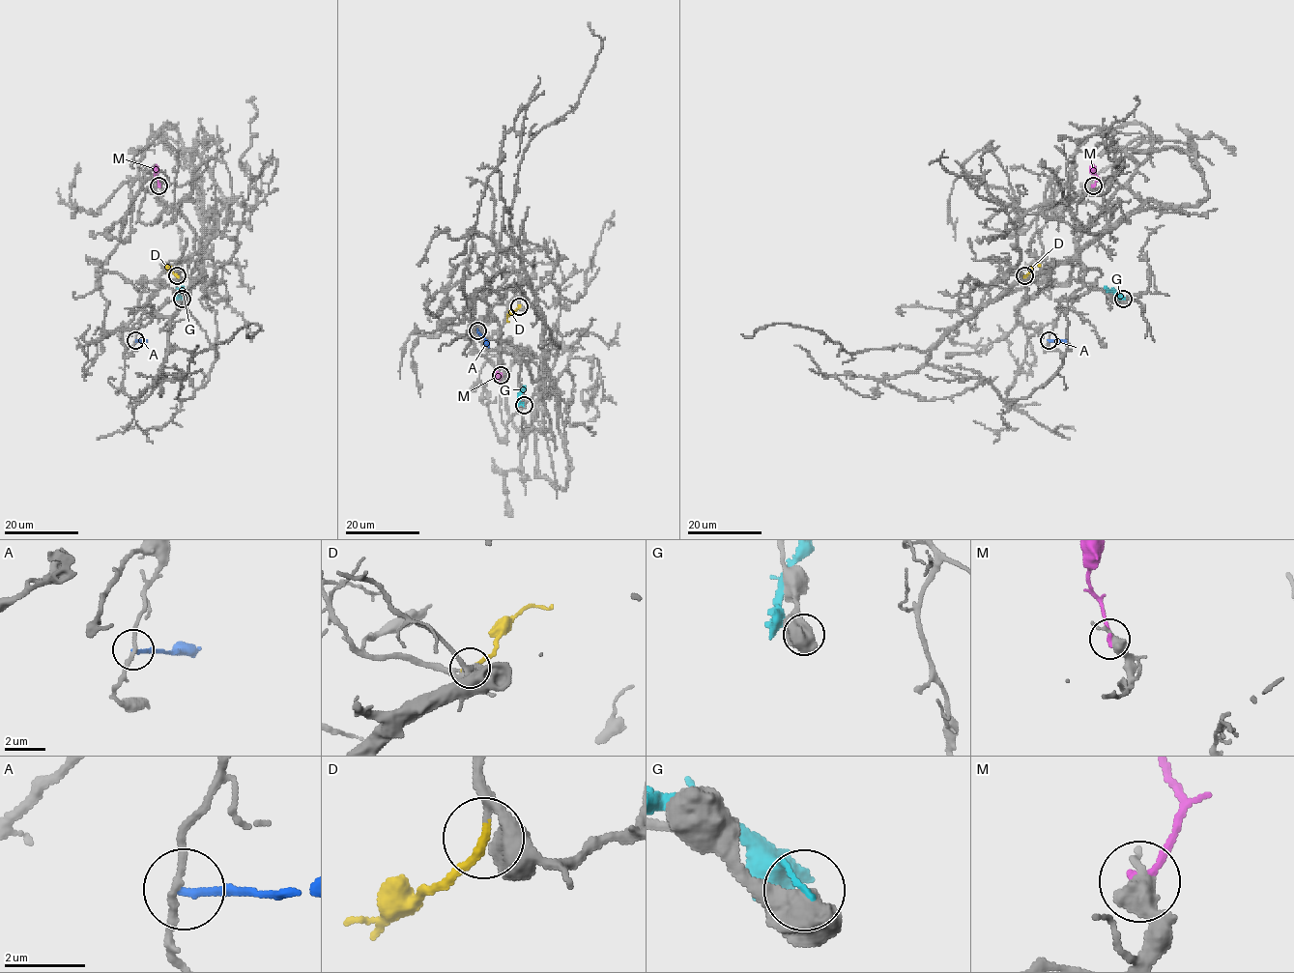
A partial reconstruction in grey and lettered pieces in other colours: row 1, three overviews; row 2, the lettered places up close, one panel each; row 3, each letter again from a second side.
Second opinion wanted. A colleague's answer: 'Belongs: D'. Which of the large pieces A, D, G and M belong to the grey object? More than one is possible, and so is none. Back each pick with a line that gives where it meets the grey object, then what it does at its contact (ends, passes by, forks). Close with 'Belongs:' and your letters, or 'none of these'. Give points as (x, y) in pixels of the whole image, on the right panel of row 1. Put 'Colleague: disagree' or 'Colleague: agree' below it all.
D: meets grey at (1024, 275); it ends there
Belongs: D
Colleague: agree

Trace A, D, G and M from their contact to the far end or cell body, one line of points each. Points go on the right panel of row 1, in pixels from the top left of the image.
A: (1049, 340), (1066, 340)
D: (1024, 275), (1036, 265), (1039, 266)
G: (1123, 299), (1105, 287)
M: (1093, 186), (1097, 177), (1089, 166)

